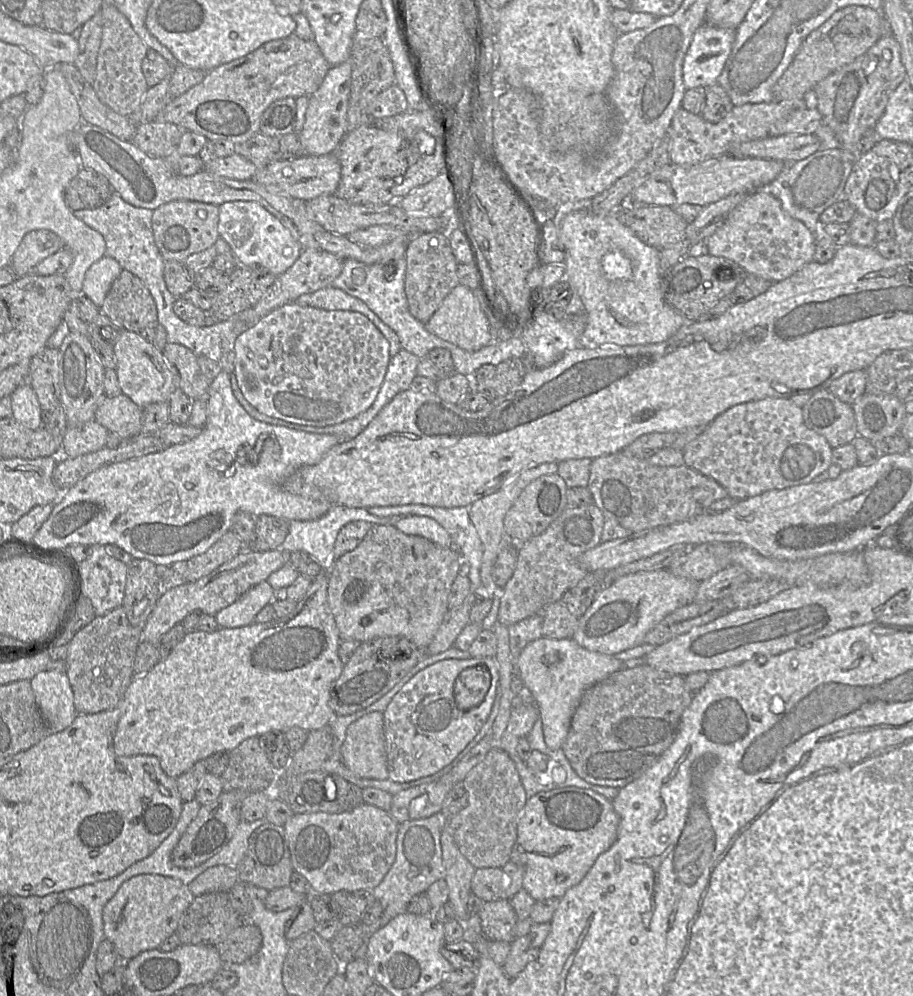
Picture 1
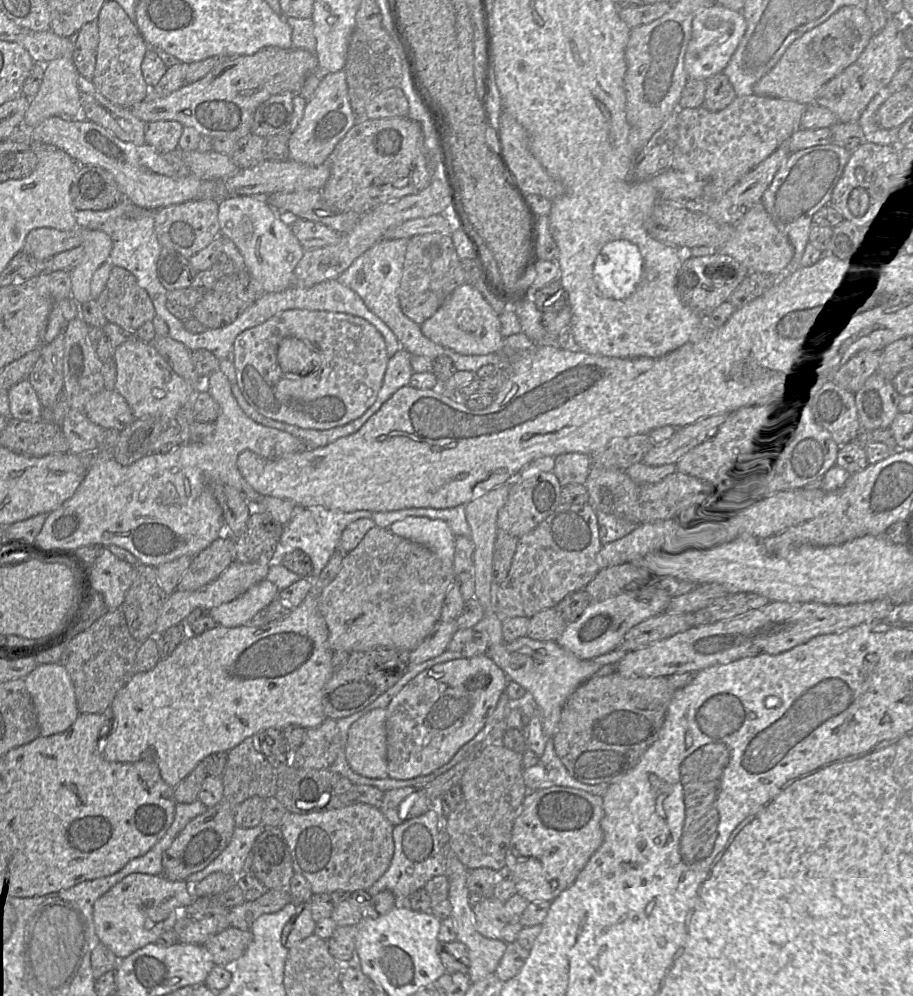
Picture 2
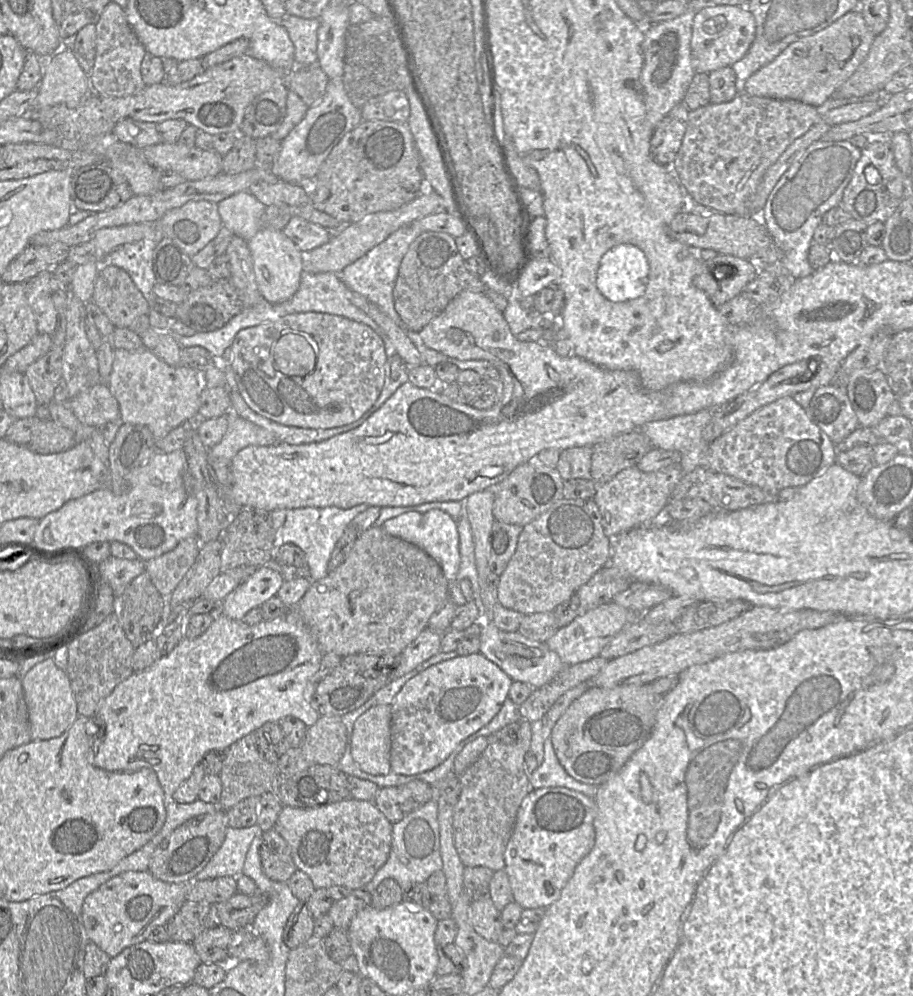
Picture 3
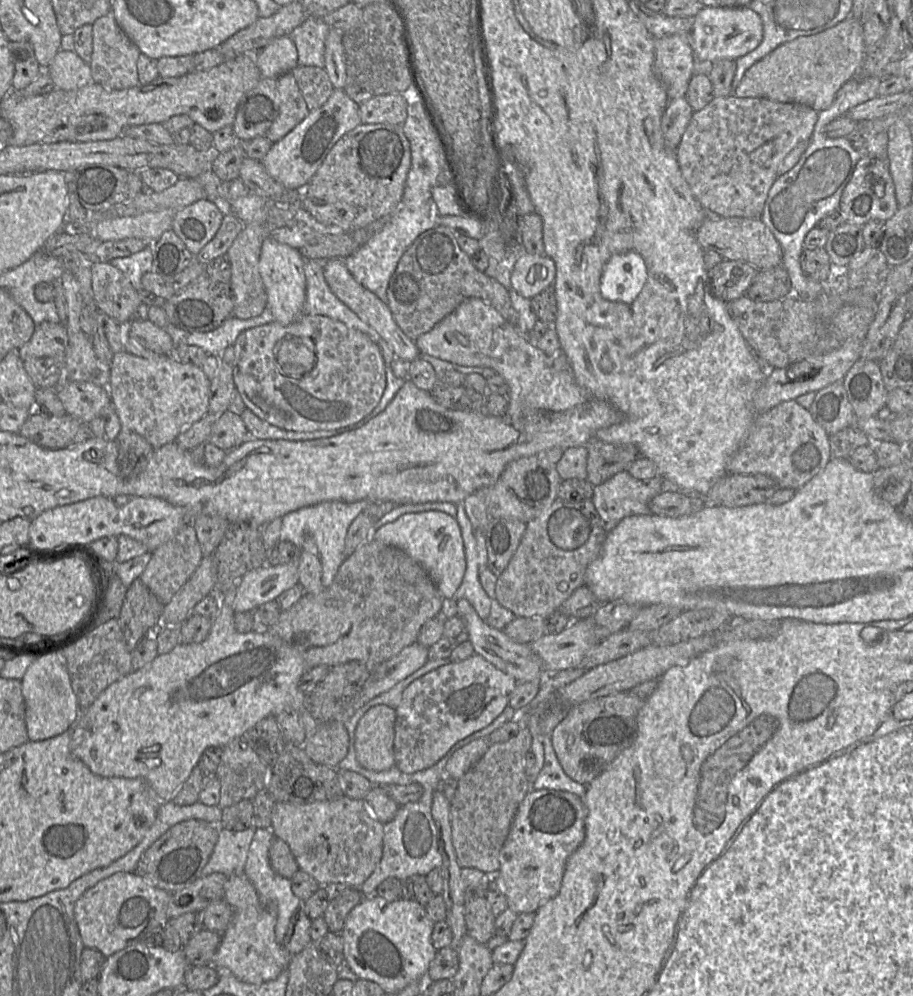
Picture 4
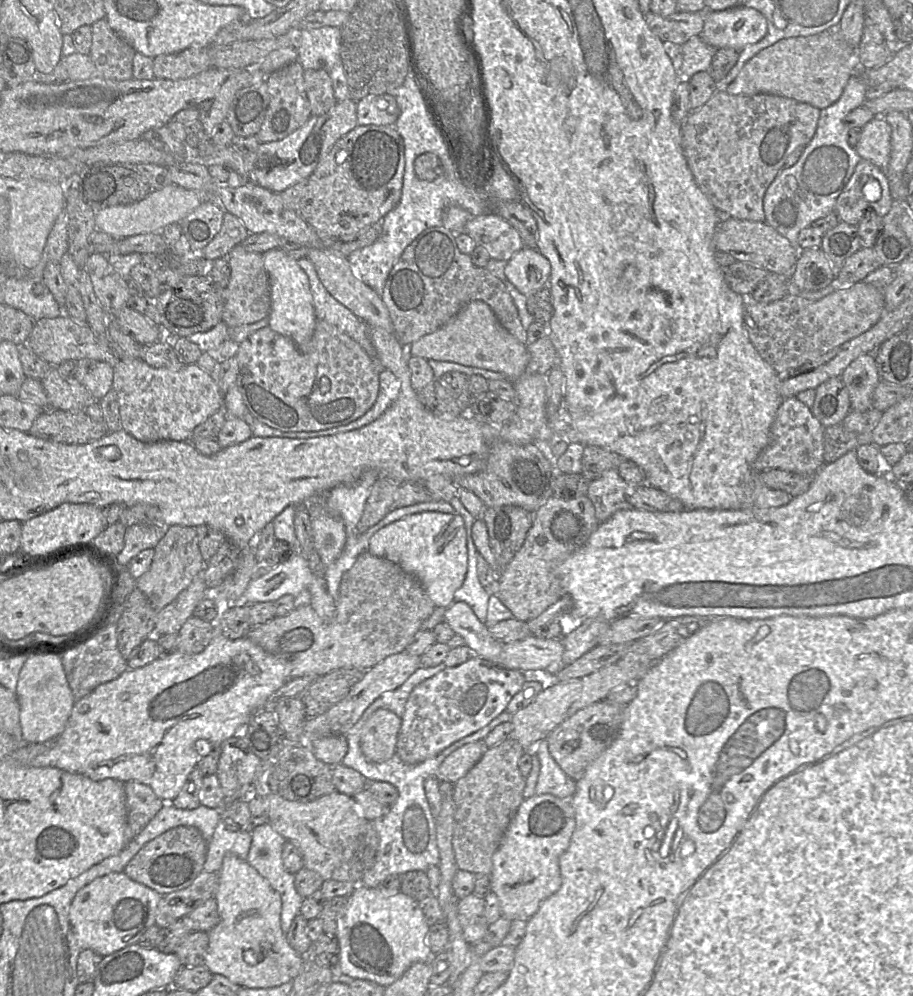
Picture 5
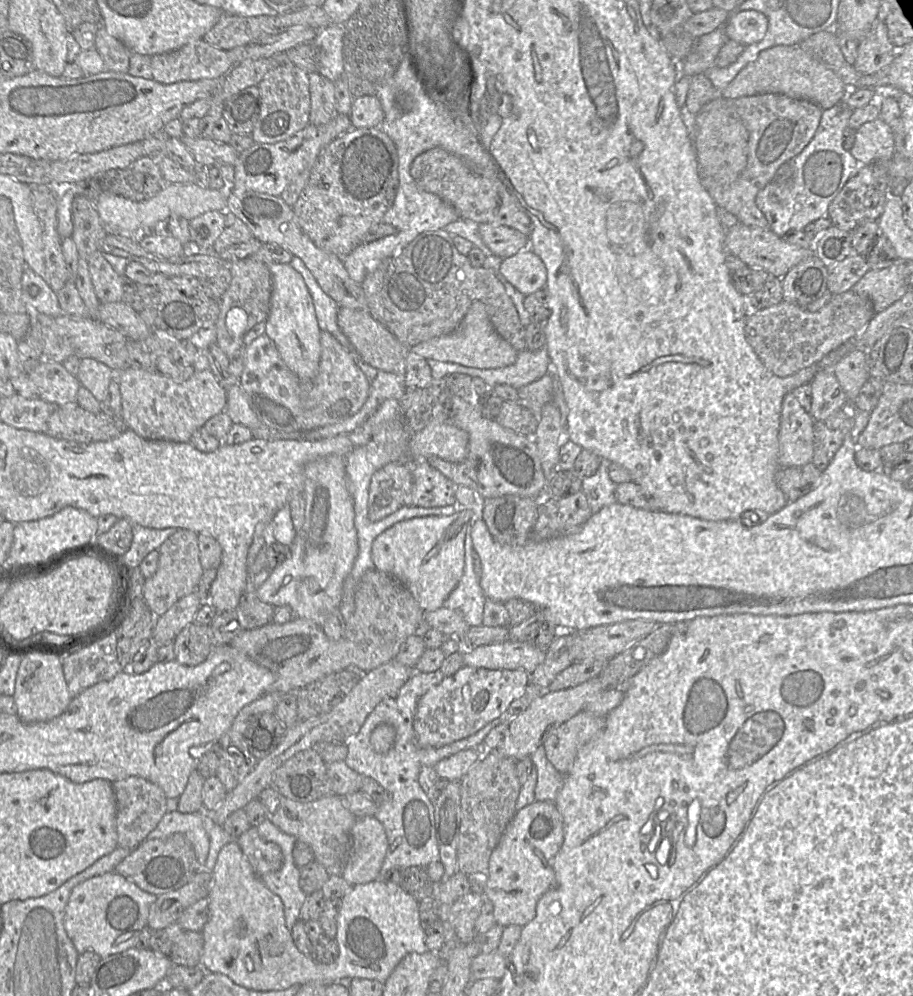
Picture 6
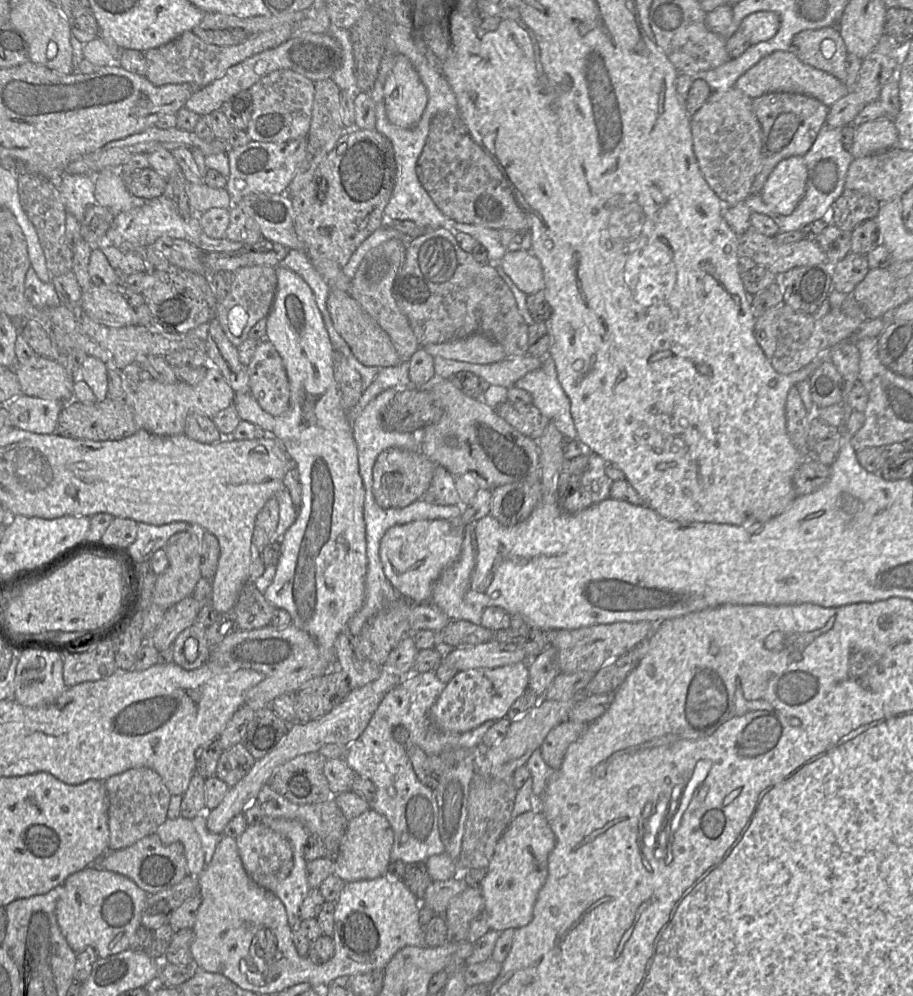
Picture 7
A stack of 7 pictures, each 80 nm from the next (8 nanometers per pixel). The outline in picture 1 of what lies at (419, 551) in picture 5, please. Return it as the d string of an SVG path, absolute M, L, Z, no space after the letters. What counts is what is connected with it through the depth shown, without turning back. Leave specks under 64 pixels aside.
M406 516L397 521L394 527L407 535L420 536L445 548L452 548L449 533L435 520L426 516Z

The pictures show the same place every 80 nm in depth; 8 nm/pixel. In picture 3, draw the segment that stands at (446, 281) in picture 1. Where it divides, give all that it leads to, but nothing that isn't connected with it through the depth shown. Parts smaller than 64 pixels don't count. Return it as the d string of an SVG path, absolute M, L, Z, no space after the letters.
M424 231L413 240L401 261L393 288L394 307L404 326L419 332L464 290L485 294L501 312L507 307L505 296L488 288L480 277L467 270L454 237L445 232Z

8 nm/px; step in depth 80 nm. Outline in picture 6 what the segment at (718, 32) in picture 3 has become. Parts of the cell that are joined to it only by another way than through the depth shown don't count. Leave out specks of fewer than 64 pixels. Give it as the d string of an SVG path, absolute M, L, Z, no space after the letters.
M735 10L724 25L728 40L744 46L761 41L768 30L767 17L755 10Z

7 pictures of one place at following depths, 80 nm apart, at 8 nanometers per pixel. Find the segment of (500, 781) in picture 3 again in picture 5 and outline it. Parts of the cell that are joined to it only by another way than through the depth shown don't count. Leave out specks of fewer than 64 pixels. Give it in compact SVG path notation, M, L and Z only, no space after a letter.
M508 738L488 748L468 773L454 783L456 812L452 845L458 869L475 875L490 875L492 857L524 800L526 779L519 770L519 759L524 753L518 741Z

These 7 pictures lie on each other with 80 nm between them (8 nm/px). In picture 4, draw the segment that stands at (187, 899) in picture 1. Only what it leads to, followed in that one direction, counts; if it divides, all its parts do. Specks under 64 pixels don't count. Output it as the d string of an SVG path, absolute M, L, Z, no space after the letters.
M117 872L88 889L76 902L75 920L86 948L100 951L106 958L136 943L143 942L147 933L163 926L171 894L153 886L135 872Z

